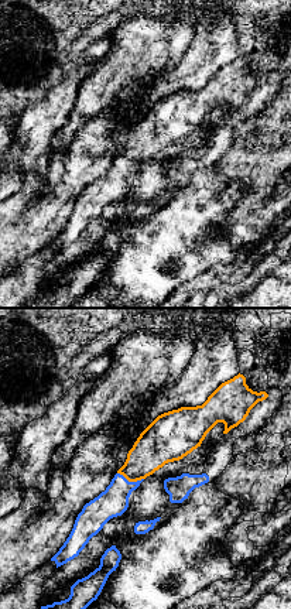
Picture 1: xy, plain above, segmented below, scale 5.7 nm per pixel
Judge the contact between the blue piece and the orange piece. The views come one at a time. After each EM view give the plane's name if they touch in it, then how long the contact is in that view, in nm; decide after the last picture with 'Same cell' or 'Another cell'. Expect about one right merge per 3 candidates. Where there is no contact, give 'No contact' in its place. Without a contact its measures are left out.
Touches blue in xy. Shared border 160 nm

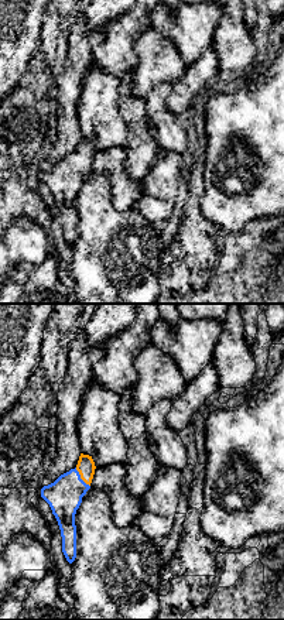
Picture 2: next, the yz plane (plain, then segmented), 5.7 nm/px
Touches blue in yz. Shared border 140 nm

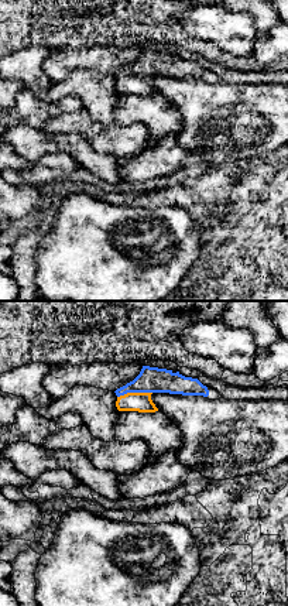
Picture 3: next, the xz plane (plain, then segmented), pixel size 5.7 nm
Touches blue in xz. Shared border 200 nm

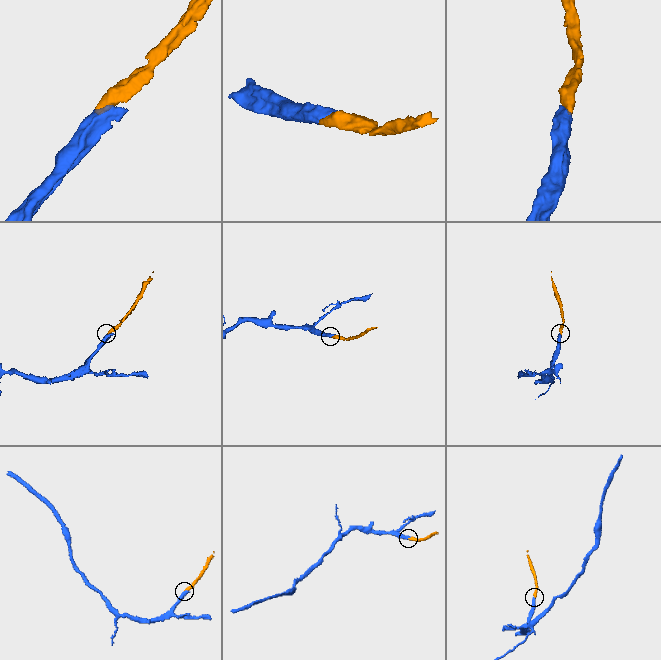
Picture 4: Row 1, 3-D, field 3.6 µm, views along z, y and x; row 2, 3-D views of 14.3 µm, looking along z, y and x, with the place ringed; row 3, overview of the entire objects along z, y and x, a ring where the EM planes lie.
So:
Same cell

